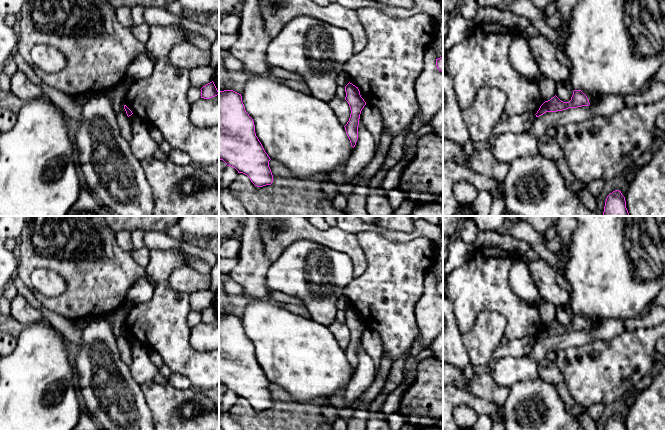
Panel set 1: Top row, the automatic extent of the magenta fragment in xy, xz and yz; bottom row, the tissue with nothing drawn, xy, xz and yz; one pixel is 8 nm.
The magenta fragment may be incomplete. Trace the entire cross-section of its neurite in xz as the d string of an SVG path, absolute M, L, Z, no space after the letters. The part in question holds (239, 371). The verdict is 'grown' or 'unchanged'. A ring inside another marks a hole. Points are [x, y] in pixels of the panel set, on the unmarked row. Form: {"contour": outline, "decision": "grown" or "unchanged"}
{"contour": "M219 315L219 383L247 399L257 411L271 409L271 384L255 357L241 318Z", "decision": "unchanged"}

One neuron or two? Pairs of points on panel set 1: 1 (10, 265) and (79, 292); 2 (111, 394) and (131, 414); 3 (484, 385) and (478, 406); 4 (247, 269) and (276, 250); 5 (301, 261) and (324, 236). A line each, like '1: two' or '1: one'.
1: two
2: one
3: two
4: two
5: two

